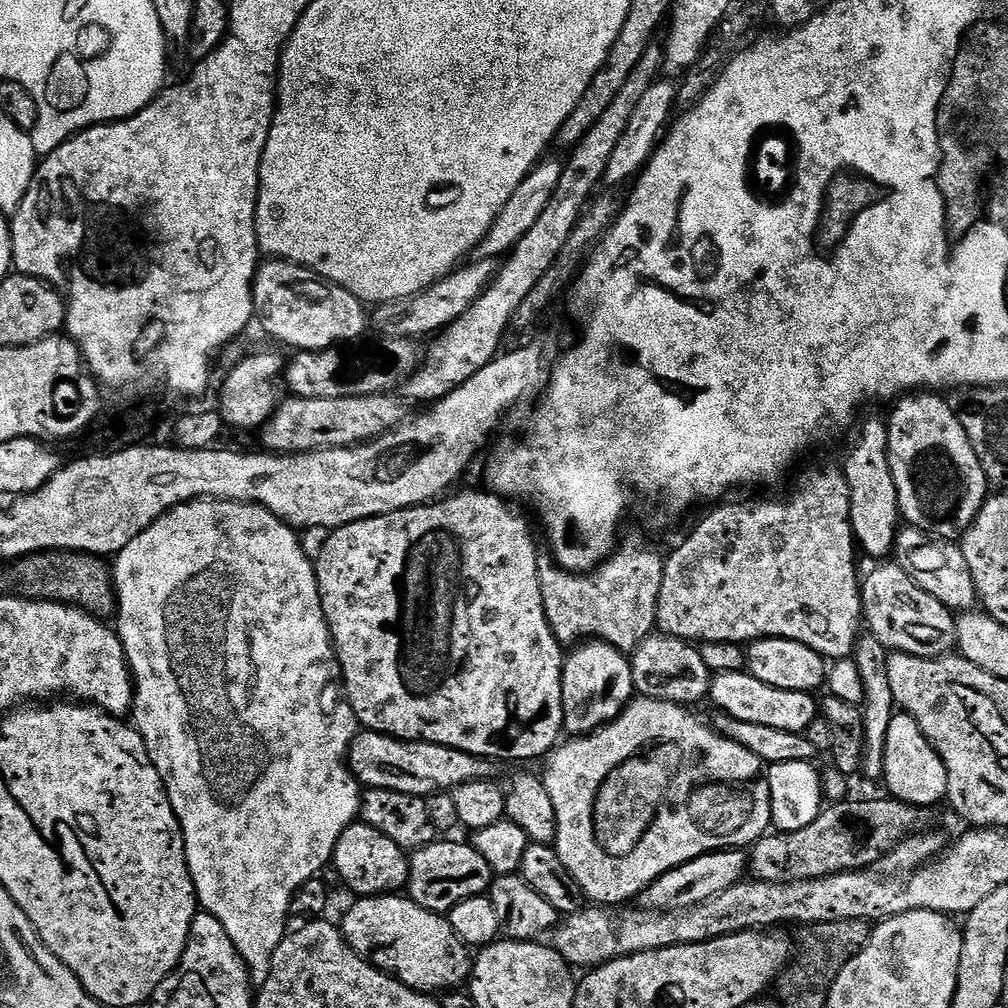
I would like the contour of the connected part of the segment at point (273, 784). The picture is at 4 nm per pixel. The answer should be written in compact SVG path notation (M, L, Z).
M191 500L188 504L180 504L177 508L172 508L162 518L158 518L130 546L126 546L121 552L117 552L114 557L114 583L116 586L116 614L114 617L114 631L120 637L124 647L124 657L128 660L128 670L132 674L134 685L134 727L144 740L144 748L148 751L148 757L152 760L153 766L158 770L158 774L164 783L164 789L168 795L168 801L172 807L172 812L176 815L176 822L180 826L180 833L184 839L184 853L188 863L188 873L192 879L192 885L196 888L196 898L199 907L210 913L218 920L226 930L230 942L238 950L238 954L244 960L244 965L248 968L248 978L253 985L259 986L270 978L270 966L274 958L274 950L284 940L286 927L284 919L289 919L292 898L305 887L324 867L332 864L332 855L336 853L338 838L357 819L361 811L362 792L359 787L350 779L350 773L346 767L348 753L352 747L353 740L358 735L358 721L352 709L344 706L337 716L328 716L324 709L324 695L328 692L328 683L334 676L334 649L332 646L332 636L328 633L328 624L324 621L324 611L320 605L320 591L316 581L316 570L310 556L304 553L304 548L300 545L300 540L295 531L283 524L282 521L269 514L265 508L259 508L257 504L240 504L236 500Z

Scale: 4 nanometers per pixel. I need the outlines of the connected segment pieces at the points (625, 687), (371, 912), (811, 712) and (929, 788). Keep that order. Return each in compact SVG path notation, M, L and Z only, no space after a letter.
M589 640L569 652L572 653L564 656L562 670L563 731L572 738L591 736L612 720L618 719L625 706L632 703L636 692L632 662L625 653L601 640Z
M400 894L360 898L355 902L342 923L344 941L380 972L425 994L459 989L460 983L469 979L469 949L456 937L443 915L428 912Z
M744 670L719 673L710 684L711 700L714 707L721 708L735 722L768 726L782 732L807 733L812 719L818 716L818 704L809 693L771 688Z
M893 715L889 729L886 730L882 784L888 787L887 795L891 799L900 800L914 808L931 809L932 804L943 801L948 795L946 766L912 716Z

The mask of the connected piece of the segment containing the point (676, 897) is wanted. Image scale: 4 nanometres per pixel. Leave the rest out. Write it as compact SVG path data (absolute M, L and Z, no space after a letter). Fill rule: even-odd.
M725 850L722 852L707 852L704 856L694 858L690 862L686 862L670 870L666 874L662 874L649 888L644 889L638 897L638 904L642 907L648 908L649 913L652 914L676 914L681 910L693 908L695 904L701 904L710 899L714 894L722 894L722 890L726 890L730 886L741 883L742 877L746 872L746 856L740 850Z

